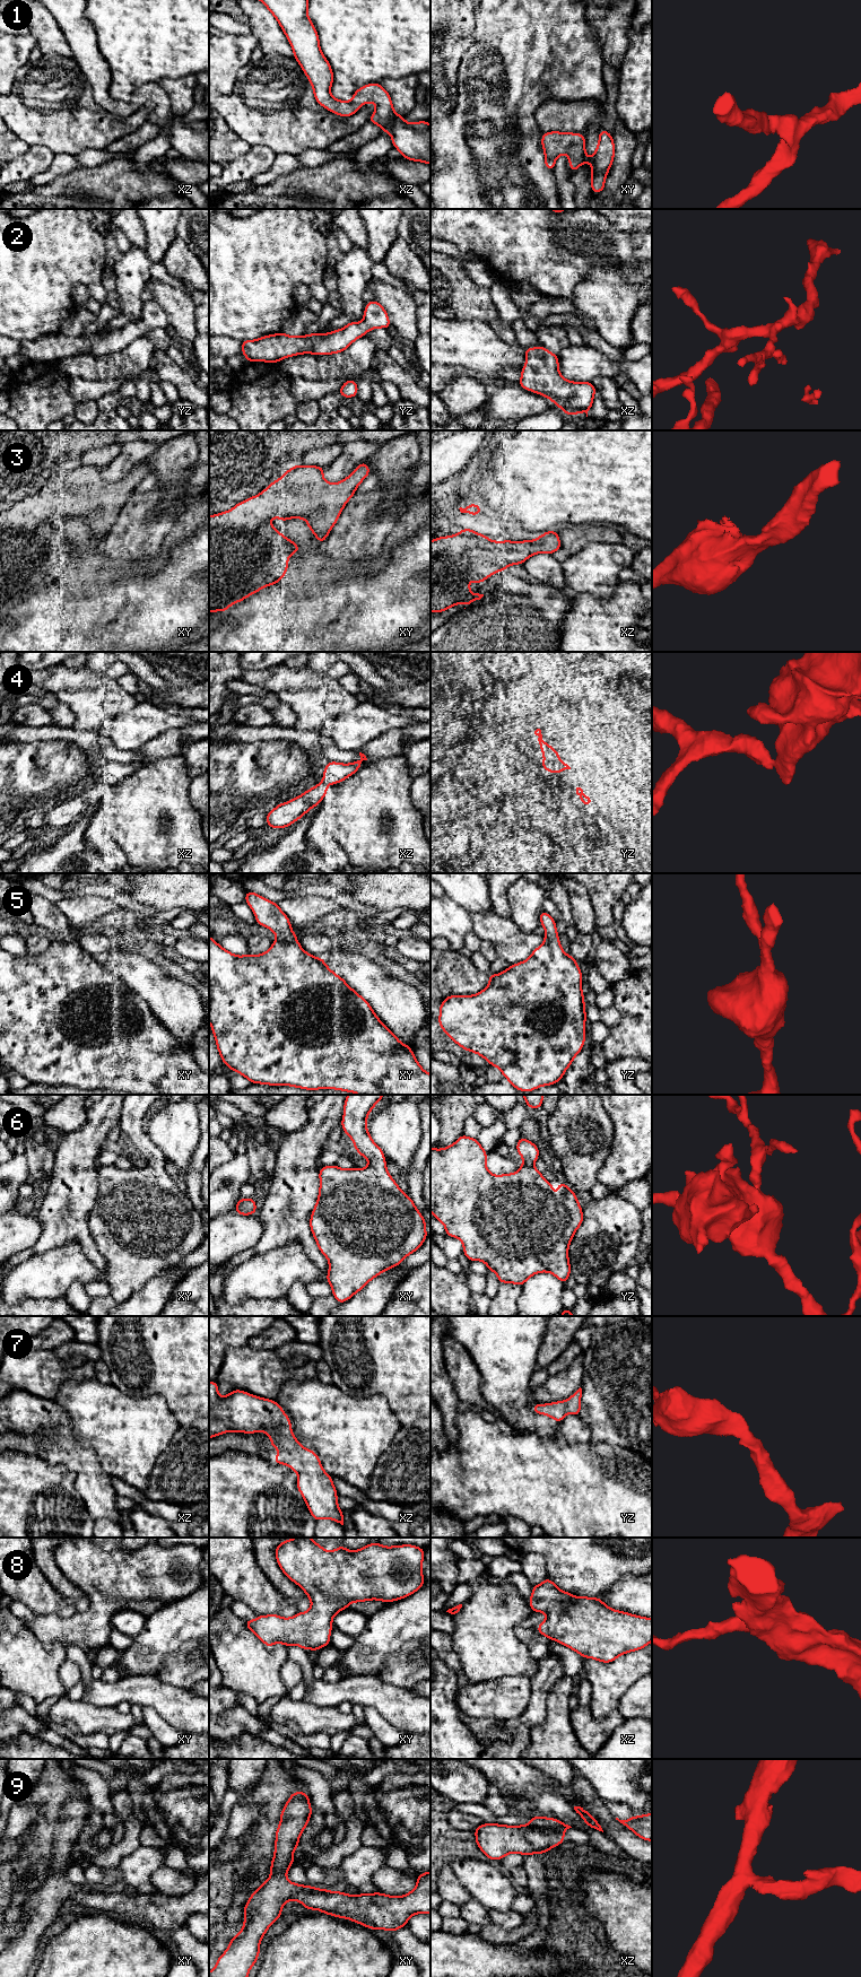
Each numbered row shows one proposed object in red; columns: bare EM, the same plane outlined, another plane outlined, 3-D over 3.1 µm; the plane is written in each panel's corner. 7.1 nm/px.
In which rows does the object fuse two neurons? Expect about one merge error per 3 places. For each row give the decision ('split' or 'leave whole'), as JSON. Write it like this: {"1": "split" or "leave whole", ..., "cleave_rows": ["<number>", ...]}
{"1": "leave whole", "2": "leave whole", "3": "leave whole", "4": "leave whole", "5": "leave whole", "6": "leave whole", "7": "leave whole", "8": "leave whole", "9": "split", "cleave_rows": ["9"]}

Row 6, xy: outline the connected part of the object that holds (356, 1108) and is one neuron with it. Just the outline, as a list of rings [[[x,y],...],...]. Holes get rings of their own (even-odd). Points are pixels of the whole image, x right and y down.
[[[348,1095],[343,1105],[342,1130],[353,1140],[355,1150],[369,1161],[368,1166],[342,1169],[332,1165],[319,1170],[319,1197],[310,1227],[319,1249],[329,1260],[325,1280],[339,1304],[347,1301],[382,1272],[398,1266],[428,1237],[423,1214],[389,1174],[383,1150],[366,1129],[369,1112],[384,1096]]]

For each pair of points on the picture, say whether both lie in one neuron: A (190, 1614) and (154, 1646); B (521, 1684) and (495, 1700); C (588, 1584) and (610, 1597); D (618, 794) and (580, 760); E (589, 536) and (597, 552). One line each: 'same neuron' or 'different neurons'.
A: same neuron
B: same neuron
C: different neurons
D: same neuron
E: different neurons

